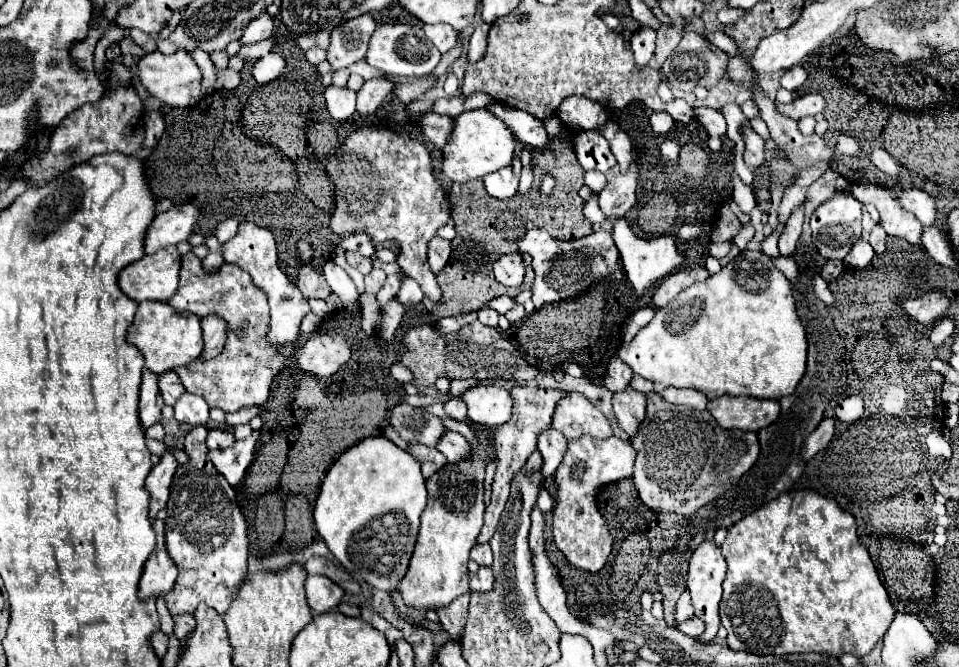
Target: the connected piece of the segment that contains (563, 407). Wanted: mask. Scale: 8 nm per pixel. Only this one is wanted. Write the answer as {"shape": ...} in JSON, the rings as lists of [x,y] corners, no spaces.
{"shape":[[[569,392],[557,402],[553,414],[553,428],[561,430],[567,440],[589,434],[593,438],[609,438],[611,424],[599,408],[595,408],[583,394]]]}

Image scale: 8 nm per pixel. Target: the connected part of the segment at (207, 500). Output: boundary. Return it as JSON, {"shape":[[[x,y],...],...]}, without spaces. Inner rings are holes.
{"shape":[[[195,426],[185,436],[185,452],[189,462],[177,466],[167,502],[165,544],[179,568],[179,576],[173,590],[165,596],[165,604],[171,616],[193,614],[199,602],[225,614],[247,576],[247,522],[239,510],[235,490],[207,460],[203,426]]]}

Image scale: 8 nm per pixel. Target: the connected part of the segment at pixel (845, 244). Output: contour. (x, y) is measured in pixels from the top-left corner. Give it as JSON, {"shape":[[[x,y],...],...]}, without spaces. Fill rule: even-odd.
{"shape":[[[843,190],[839,196],[831,196],[813,212],[811,230],[813,244],[825,260],[843,260],[849,254],[851,246],[861,238],[861,202],[857,202],[849,190]]]}

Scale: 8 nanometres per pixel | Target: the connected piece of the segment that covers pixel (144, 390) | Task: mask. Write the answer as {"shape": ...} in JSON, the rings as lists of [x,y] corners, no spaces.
{"shape":[[[145,370],[143,372],[143,382],[141,382],[141,392],[139,392],[139,416],[141,416],[141,428],[149,428],[157,422],[161,422],[161,412],[159,408],[163,406],[159,388],[157,388],[157,374]]]}

